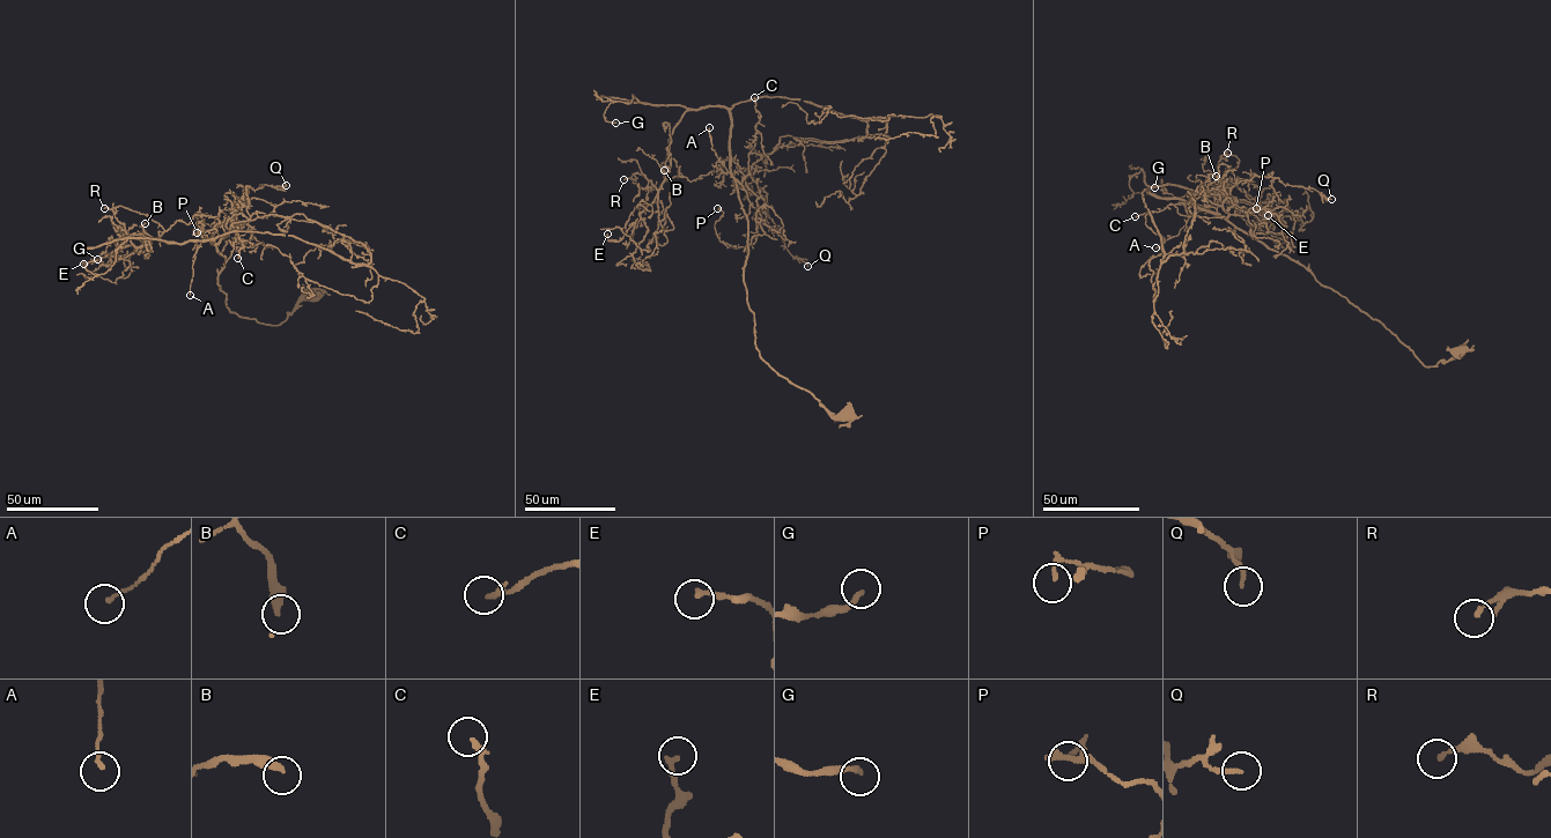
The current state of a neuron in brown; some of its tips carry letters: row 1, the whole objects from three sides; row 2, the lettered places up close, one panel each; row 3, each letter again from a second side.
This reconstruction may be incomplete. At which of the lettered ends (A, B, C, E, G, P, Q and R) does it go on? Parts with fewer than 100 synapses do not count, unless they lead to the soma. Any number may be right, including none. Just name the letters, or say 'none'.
G

